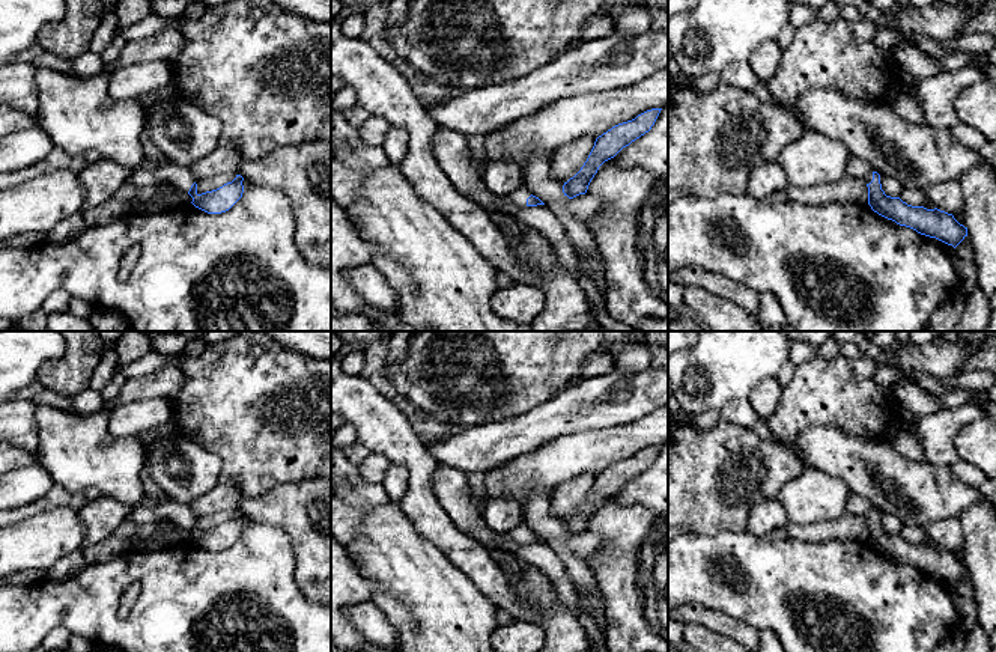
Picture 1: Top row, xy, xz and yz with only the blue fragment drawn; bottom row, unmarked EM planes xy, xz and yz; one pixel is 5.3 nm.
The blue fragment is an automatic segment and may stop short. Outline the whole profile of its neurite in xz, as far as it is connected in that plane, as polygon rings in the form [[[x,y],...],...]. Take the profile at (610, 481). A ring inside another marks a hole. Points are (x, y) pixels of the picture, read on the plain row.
[[[662,446],[647,447],[638,452],[635,456],[618,461],[599,473],[581,507],[567,519],[564,519],[564,533],[573,536],[579,532],[585,532],[599,504],[605,498],[614,495],[623,485],[648,470],[654,462],[660,447]]]

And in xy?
[[[165,501],[155,507],[146,506],[143,503],[131,507],[128,515],[128,523],[153,524],[161,519],[172,521],[178,529],[190,532],[193,535],[193,542],[208,551],[221,551],[229,548],[244,530],[242,523],[244,515],[236,512],[232,519],[223,524],[199,532],[197,530],[197,515],[190,506],[181,504],[178,501]]]

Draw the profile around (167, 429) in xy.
[[[169,420],[162,426],[150,429],[146,434],[138,437],[144,447],[144,465],[141,470],[141,485],[143,485],[146,495],[150,498],[155,498],[158,504],[170,501],[170,498],[161,491],[161,488],[155,483],[155,480],[150,476],[147,447],[158,438],[169,438],[169,437],[175,437],[179,434],[181,432],[176,423],[173,420]]]

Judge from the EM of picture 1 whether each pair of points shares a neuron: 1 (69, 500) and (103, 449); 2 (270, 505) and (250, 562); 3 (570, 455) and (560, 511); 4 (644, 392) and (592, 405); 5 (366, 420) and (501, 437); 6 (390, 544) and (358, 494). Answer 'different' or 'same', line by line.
1: different
2: different
3: different
4: same
5: different
6: different

